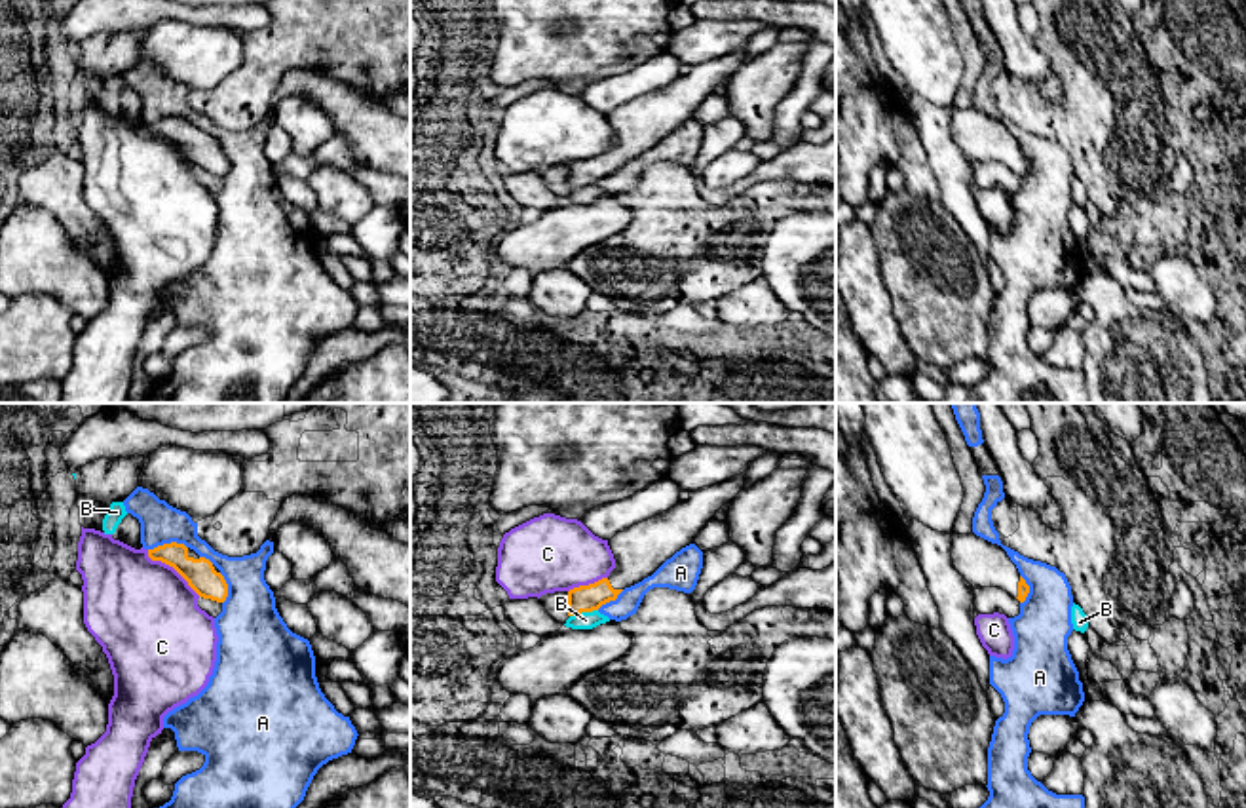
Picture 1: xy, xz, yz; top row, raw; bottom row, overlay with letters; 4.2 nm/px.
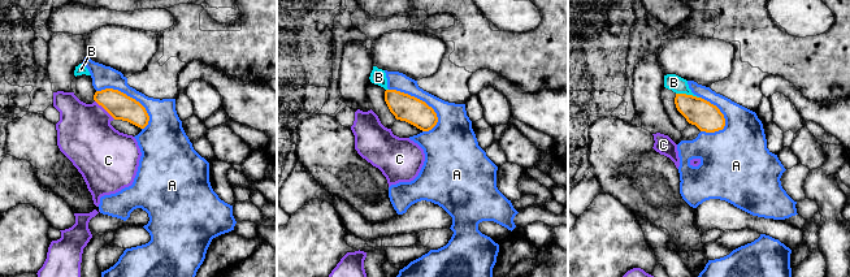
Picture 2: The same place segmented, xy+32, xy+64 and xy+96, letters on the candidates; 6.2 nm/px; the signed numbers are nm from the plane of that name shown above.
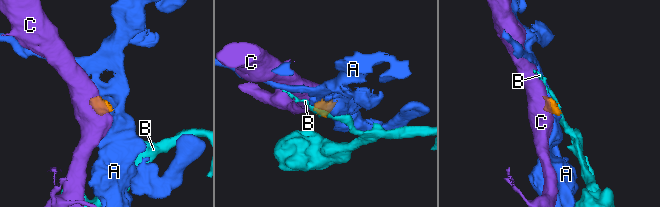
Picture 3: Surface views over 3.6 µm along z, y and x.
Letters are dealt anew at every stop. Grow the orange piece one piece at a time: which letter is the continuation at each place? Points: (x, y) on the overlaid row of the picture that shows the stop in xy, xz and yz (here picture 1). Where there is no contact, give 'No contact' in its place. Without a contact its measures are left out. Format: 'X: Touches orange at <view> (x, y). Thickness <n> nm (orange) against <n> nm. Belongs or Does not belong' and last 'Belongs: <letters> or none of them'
A: Touches orange at xy (168, 544). Thickness 130 nm (orange) against 180 nm. Does not belong
B: Touches orange at xz (584, 611). Thickness 110 nm (orange) against 80 nm. Does not belong
C: Touches orange at xy (171, 565). Thickness 130 nm (orange) against 460 nm. Does not belong
Belongs: none of them

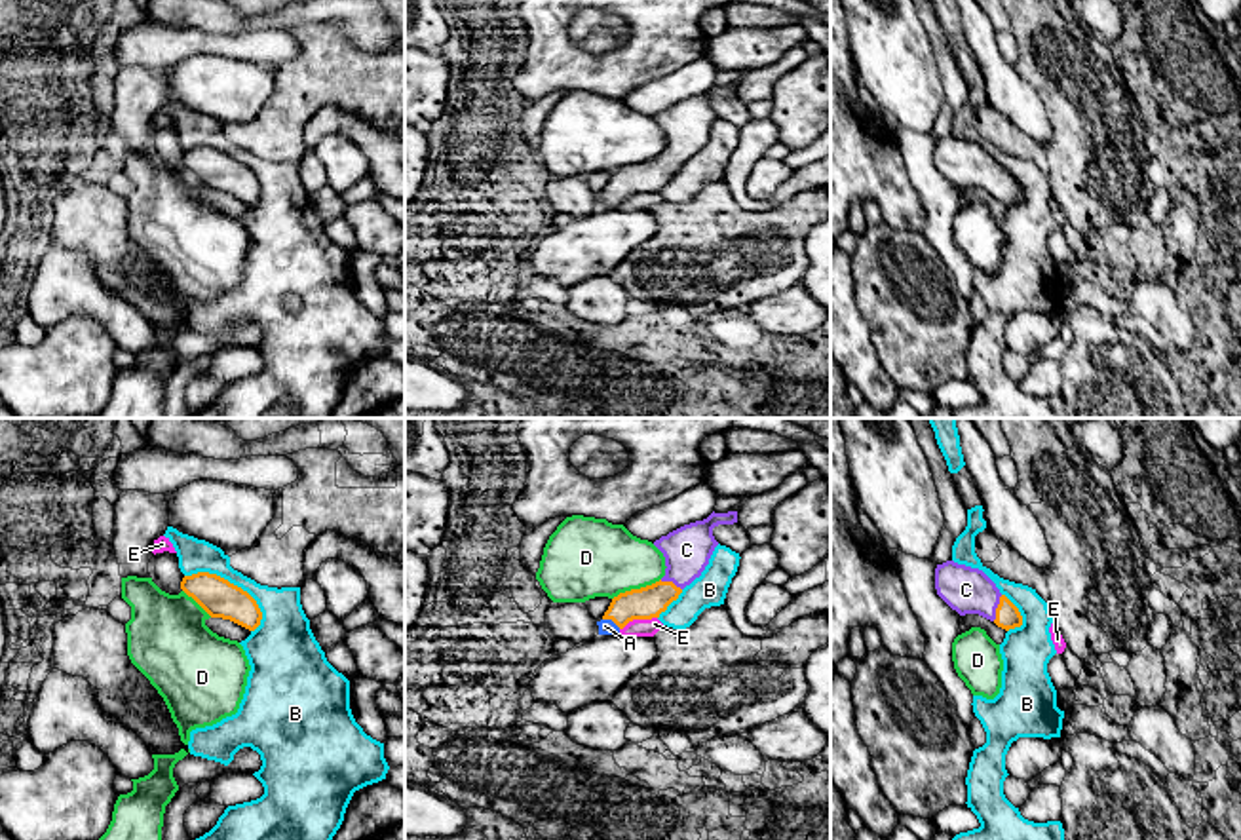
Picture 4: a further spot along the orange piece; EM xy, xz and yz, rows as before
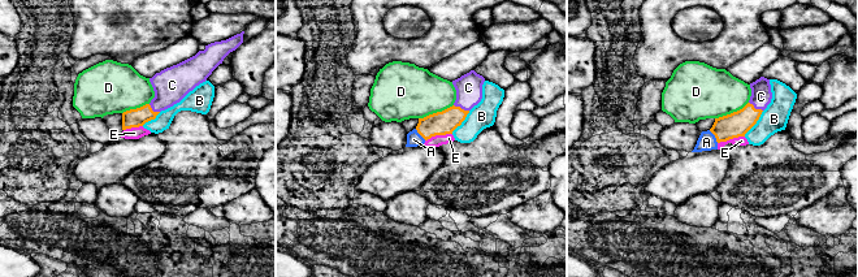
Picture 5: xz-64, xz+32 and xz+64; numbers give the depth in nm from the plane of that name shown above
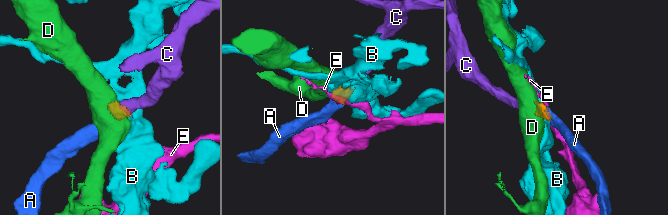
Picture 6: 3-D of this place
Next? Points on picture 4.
A: Touches orange at xz (612, 620). Thickness 140 nm (orange) against 60 nm. Belongs
B: Touches orange at xy (232, 584). Thickness 160 nm (orange) against 180 nm. Does not belong
C: Touches orange at yz (996, 609). Thickness 110 nm (orange) against 200 nm. Belongs
D: Touches orange at xz (635, 590). Thickness 140 nm (orange) against 340 nm. Does not belong
E: Touches orange at xz (637, 618). Thickness 140 nm (orange) against 80 nm. Does not belong
Belongs: A, C

